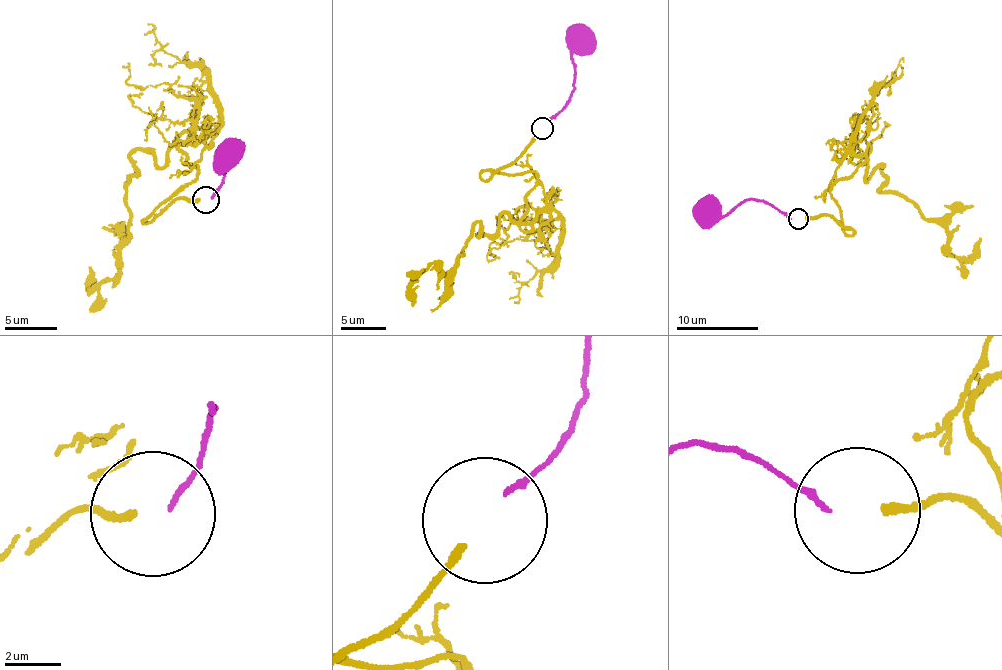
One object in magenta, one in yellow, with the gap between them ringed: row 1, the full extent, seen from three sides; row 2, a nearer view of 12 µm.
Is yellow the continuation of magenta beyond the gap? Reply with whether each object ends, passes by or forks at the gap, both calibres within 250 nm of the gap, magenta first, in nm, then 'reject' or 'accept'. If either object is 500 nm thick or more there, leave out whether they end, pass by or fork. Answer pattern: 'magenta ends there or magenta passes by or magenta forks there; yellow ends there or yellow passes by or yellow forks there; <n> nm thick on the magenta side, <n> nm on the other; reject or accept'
magenta ends there; yellow ends there; 190 nm thick on the magenta side, 220 nm on the other; reject

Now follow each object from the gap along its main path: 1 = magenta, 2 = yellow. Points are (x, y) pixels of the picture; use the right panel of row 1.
1: (791, 219), (775, 206), (758, 199), (741, 201), (722, 216), (704, 215), (705, 212)
2: (806, 219), (840, 225), (833, 183), (865, 161), (947, 230), (946, 254), (981, 238)

